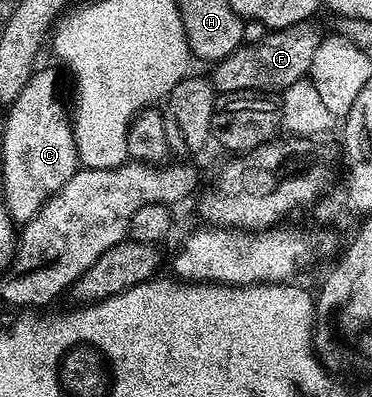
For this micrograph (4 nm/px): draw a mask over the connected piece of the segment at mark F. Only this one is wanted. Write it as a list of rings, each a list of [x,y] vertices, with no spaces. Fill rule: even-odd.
[[[312,21],[300,22],[267,33],[259,43],[244,43],[238,46],[237,51],[228,54],[212,67],[213,89],[222,95],[260,92],[265,96],[273,96],[278,92],[284,92],[291,84],[308,75],[311,64],[315,60],[315,48],[319,48],[323,34],[313,25]]]

